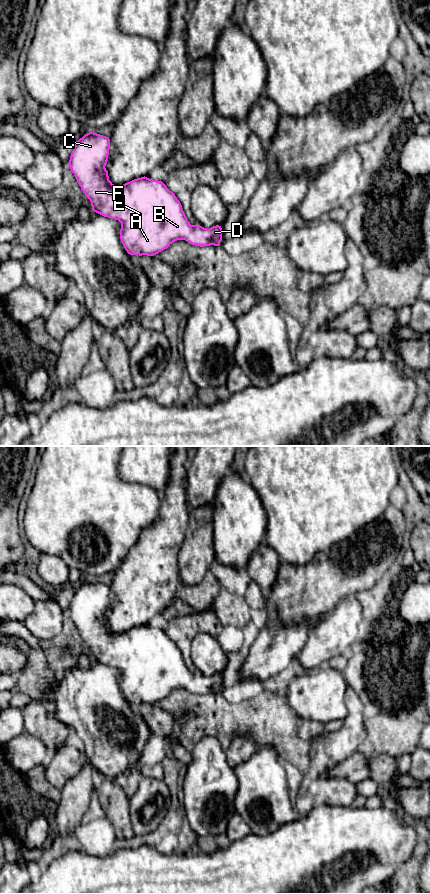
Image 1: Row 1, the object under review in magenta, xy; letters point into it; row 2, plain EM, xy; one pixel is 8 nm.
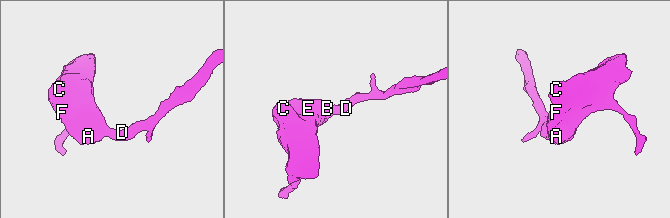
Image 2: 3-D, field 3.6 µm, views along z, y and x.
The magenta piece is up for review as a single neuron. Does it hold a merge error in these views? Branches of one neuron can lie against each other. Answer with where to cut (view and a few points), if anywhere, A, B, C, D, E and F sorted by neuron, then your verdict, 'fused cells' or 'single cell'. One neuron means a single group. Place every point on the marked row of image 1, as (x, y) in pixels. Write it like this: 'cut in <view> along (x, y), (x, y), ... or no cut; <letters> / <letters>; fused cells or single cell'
no cut; A B C D E F; single cell

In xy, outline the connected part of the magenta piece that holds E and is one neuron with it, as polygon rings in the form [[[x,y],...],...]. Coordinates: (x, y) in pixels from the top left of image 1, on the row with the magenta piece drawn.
[[[91,131],[75,142],[68,165],[81,190],[90,200],[92,210],[121,223],[120,239],[128,254],[154,256],[177,240],[185,240],[200,247],[220,245],[221,226],[207,229],[198,224],[191,225],[180,201],[162,181],[144,176],[123,185],[114,185],[105,168],[109,149],[109,137]]]

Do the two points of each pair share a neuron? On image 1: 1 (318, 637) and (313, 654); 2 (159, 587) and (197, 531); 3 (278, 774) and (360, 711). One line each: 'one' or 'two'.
1: one
2: two
3: two

